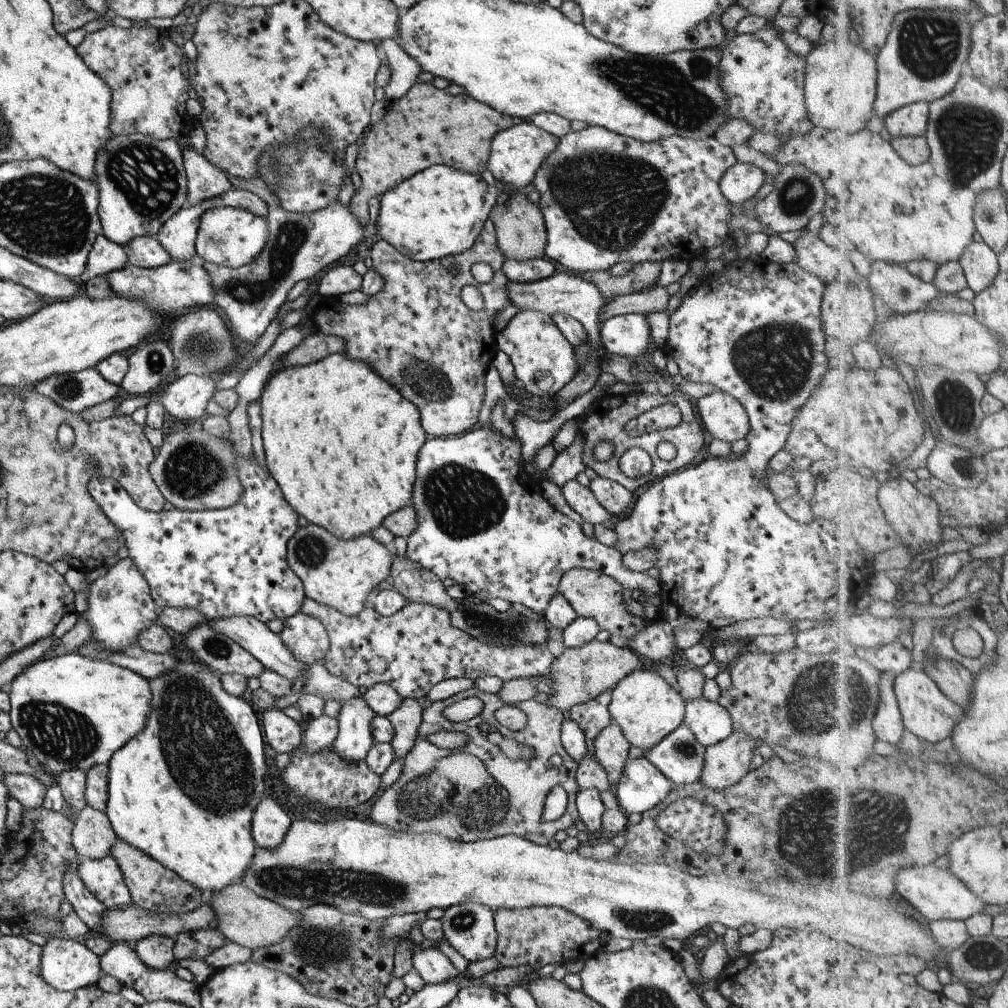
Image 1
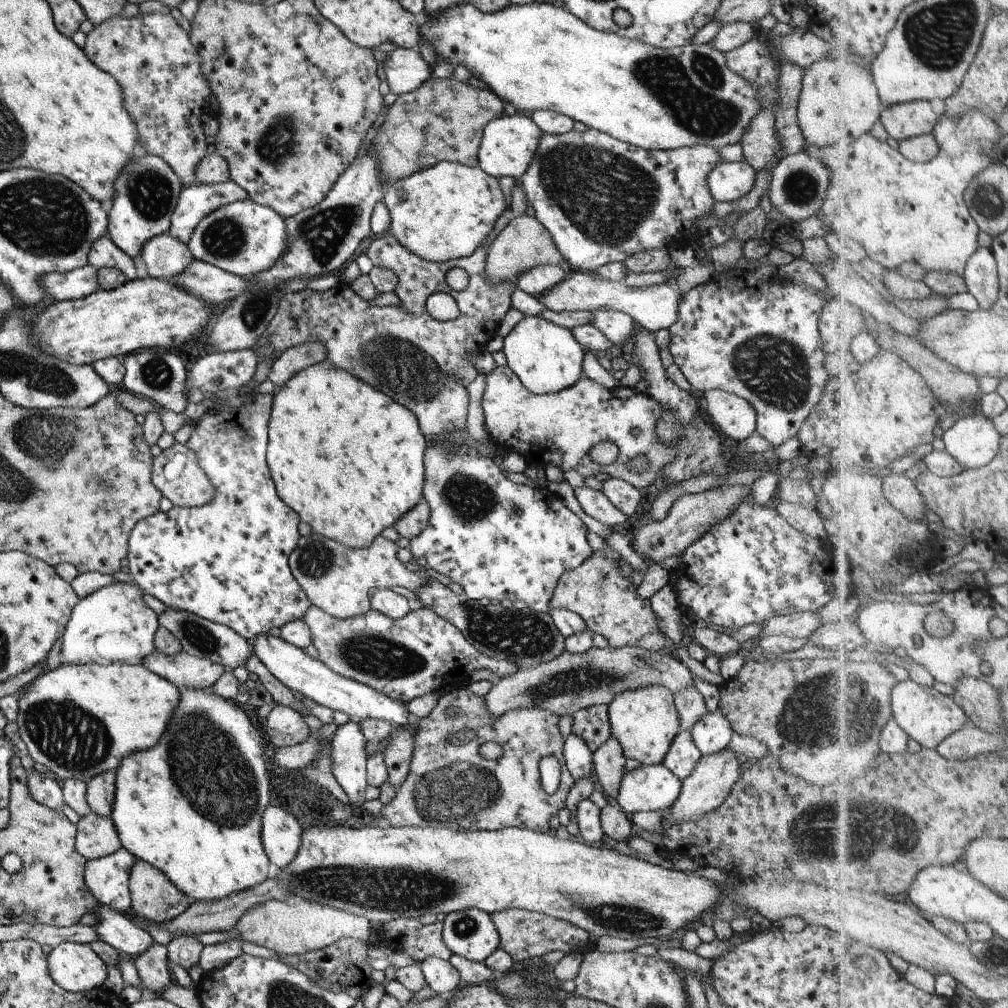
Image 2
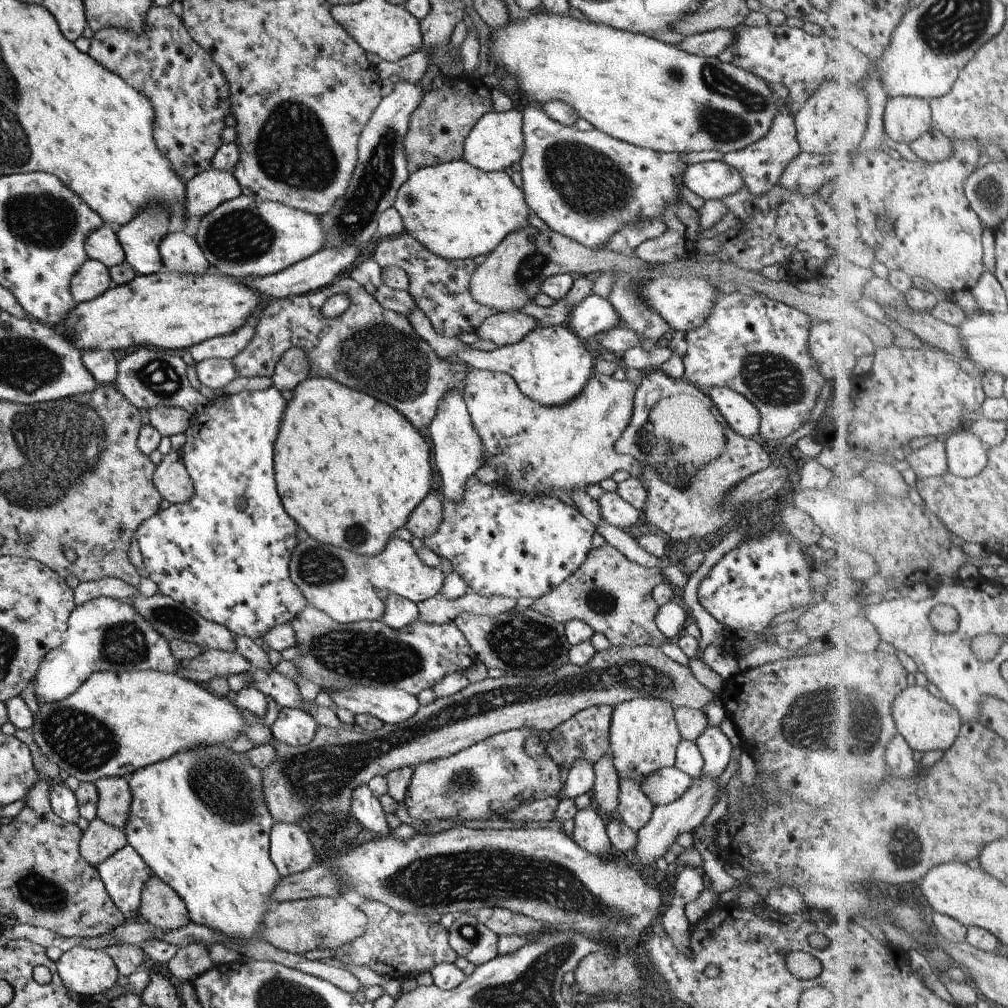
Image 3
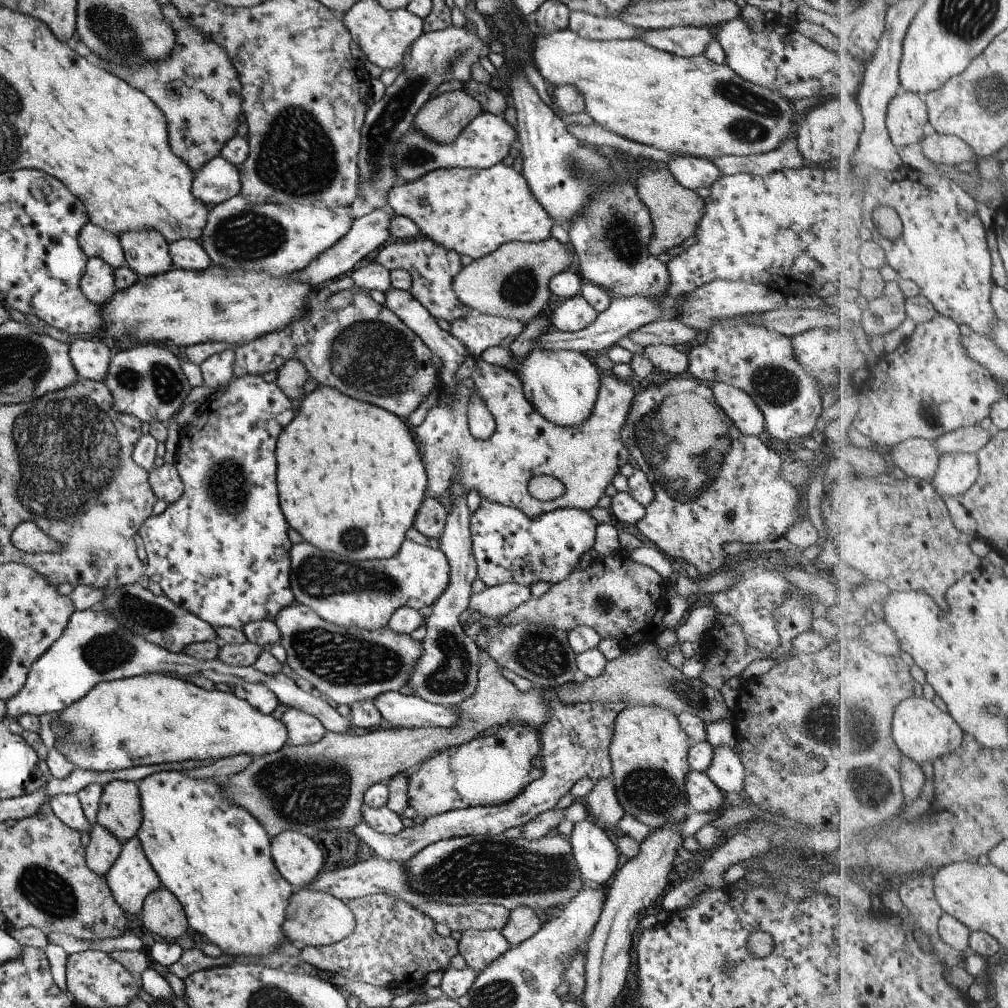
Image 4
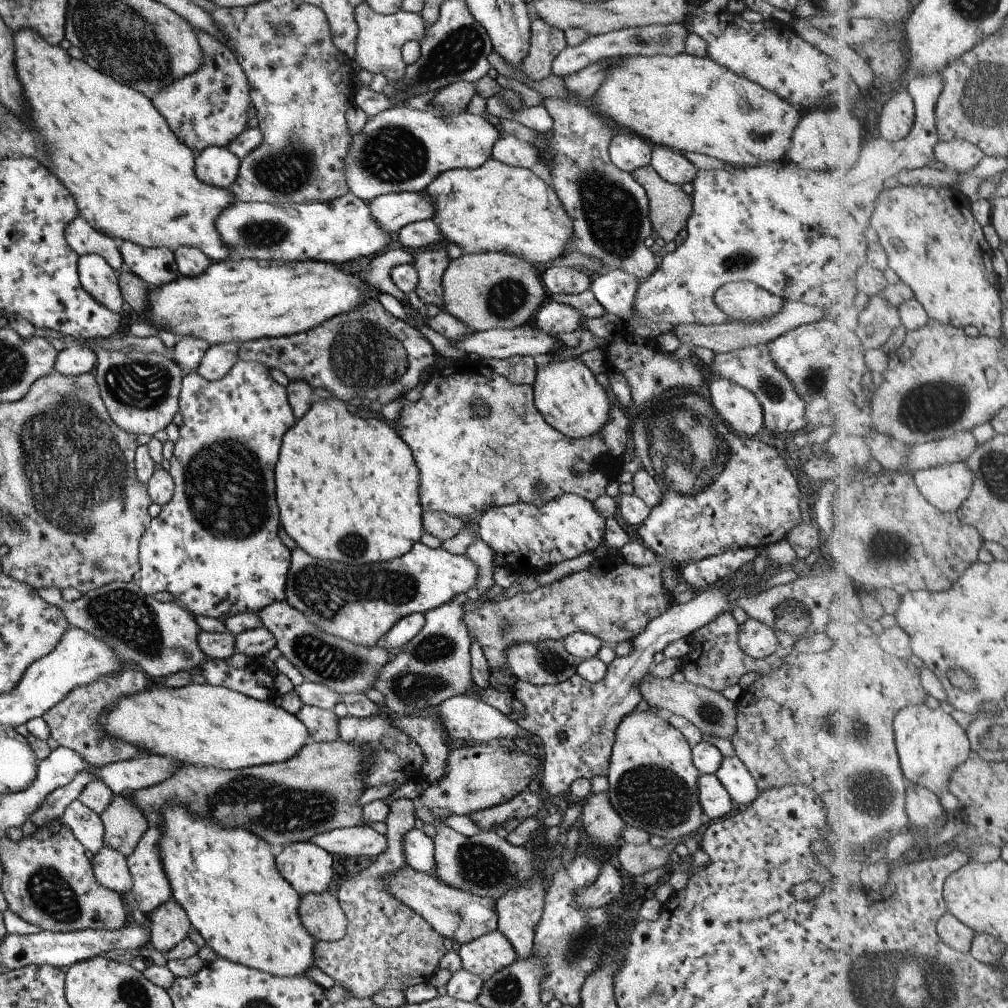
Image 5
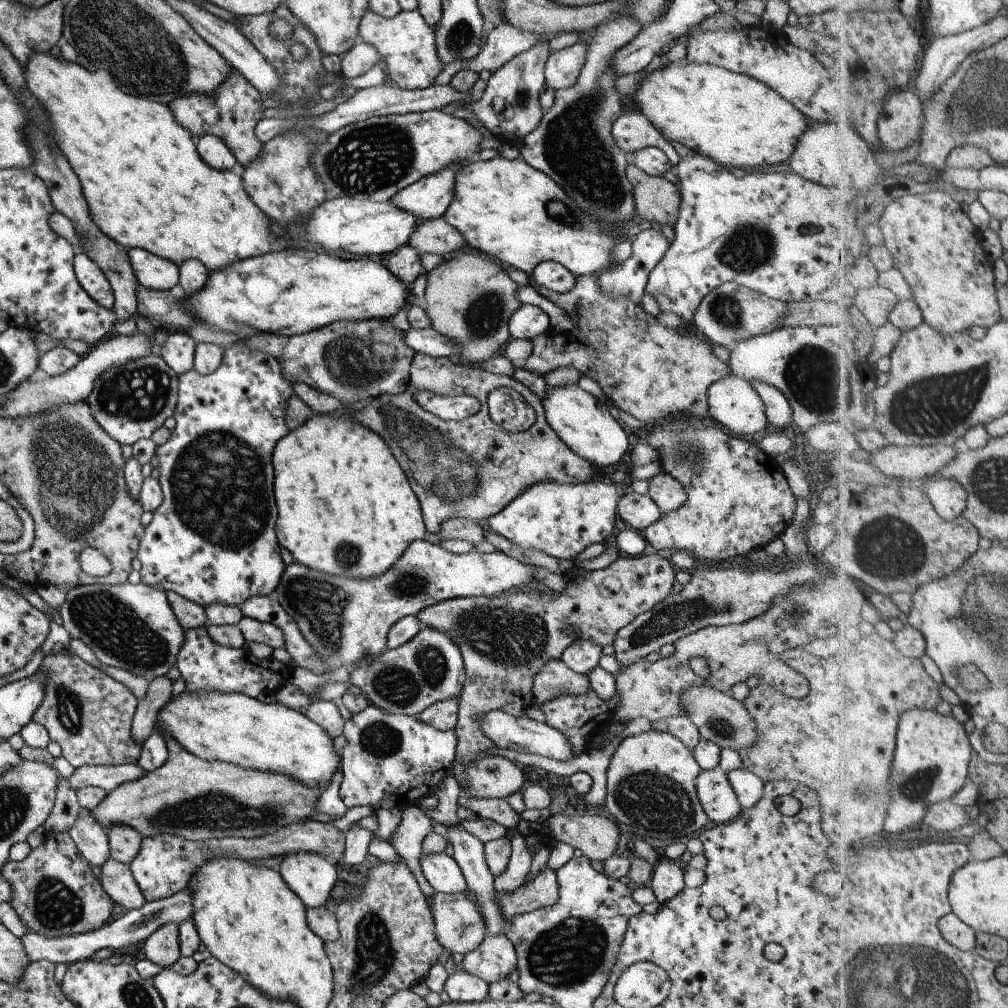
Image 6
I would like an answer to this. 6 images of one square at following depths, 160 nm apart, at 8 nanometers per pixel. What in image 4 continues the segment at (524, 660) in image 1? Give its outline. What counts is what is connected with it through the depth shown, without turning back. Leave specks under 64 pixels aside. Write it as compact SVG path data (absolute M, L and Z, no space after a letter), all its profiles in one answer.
M293 602L283 607L273 622L280 632L277 644L286 652L285 666L288 666L295 677L305 678L322 697L334 706L353 704L359 701L371 701L385 691L398 691L409 680L413 667L420 657L421 640L416 641L405 633L393 632L388 626L368 631L355 627L340 627L320 619L308 606Z

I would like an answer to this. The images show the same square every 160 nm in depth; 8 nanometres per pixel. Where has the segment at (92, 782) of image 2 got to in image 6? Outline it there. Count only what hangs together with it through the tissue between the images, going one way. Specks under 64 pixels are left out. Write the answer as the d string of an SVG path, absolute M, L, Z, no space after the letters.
M111 825L106 830L106 837L109 857L126 865L137 854L142 838L127 825Z

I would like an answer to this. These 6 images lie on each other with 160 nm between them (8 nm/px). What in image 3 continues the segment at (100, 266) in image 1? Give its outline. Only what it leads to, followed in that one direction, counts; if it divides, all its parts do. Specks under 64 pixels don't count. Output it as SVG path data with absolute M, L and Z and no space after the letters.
M99 227L84 242L87 259L100 262L107 268L121 264L124 261L124 252L117 242L115 233L109 228Z

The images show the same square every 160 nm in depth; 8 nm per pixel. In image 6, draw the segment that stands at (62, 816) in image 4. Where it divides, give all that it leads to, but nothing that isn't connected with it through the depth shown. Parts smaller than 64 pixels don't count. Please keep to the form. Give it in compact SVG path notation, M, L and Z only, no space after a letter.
M79 809L77 818L67 832L75 843L79 854L91 866L102 866L109 857L106 830L94 821L87 809Z

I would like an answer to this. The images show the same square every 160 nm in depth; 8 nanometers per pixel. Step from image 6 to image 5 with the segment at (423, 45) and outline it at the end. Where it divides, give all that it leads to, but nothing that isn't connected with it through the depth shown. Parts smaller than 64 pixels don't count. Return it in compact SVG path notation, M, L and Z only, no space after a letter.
M360 2L353 13L357 27L354 44L355 67L373 74L383 74L387 81L398 81L404 75L406 64L401 59L401 46L407 40L419 42L425 34L426 24L420 14L397 11L392 15L380 15L365 2Z

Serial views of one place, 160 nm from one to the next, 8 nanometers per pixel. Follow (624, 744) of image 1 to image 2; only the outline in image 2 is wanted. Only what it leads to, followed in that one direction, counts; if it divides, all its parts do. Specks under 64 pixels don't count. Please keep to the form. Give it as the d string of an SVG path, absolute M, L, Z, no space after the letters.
M611 734L592 752L592 778L605 797L615 798L624 774L624 762L621 747Z

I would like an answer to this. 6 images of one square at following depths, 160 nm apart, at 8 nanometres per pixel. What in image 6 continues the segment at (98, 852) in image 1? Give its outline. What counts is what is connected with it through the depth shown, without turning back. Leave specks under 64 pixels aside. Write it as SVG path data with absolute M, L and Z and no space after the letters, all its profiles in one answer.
M107 857L101 866L98 881L112 902L122 906L124 911L139 909L145 904L146 900L133 880L128 865L122 862Z

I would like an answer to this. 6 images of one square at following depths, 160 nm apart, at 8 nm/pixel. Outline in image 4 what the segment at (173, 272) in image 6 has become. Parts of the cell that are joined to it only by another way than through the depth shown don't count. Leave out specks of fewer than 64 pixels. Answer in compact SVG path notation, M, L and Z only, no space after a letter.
M153 229L127 231L119 236L126 264L139 278L163 274L172 269L168 243Z

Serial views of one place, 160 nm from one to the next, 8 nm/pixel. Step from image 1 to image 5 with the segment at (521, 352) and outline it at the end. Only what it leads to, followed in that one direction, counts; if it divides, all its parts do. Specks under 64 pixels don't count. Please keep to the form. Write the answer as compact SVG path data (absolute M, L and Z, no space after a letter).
M576 357L570 360L541 360L535 369L532 397L535 410L551 428L572 439L595 434L608 417L609 391L595 381L594 375Z

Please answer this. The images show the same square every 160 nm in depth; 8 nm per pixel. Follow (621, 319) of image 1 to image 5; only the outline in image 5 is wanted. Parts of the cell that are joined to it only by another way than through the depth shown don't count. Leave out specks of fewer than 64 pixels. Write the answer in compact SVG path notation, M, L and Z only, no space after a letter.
M547 299L534 312L529 324L555 336L559 332L573 332L579 326L581 316L573 306Z

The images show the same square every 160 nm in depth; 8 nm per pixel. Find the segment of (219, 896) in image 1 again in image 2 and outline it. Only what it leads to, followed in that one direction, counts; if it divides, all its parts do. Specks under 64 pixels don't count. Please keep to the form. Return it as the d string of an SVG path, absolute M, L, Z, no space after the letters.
M269 899L248 908L237 920L233 930L241 941L249 941L273 949L277 955L300 955L334 943L341 937L353 937L367 941L371 923L363 917L343 909L334 909L319 903L301 899Z

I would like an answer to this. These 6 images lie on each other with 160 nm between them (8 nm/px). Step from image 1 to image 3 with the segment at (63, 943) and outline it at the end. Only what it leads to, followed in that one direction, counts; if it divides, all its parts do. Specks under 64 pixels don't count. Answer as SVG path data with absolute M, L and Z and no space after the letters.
M75 945L54 963L62 986L84 1000L103 998L103 993L116 984L118 972L102 949Z

